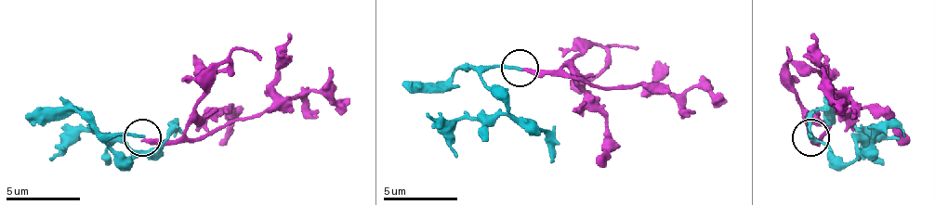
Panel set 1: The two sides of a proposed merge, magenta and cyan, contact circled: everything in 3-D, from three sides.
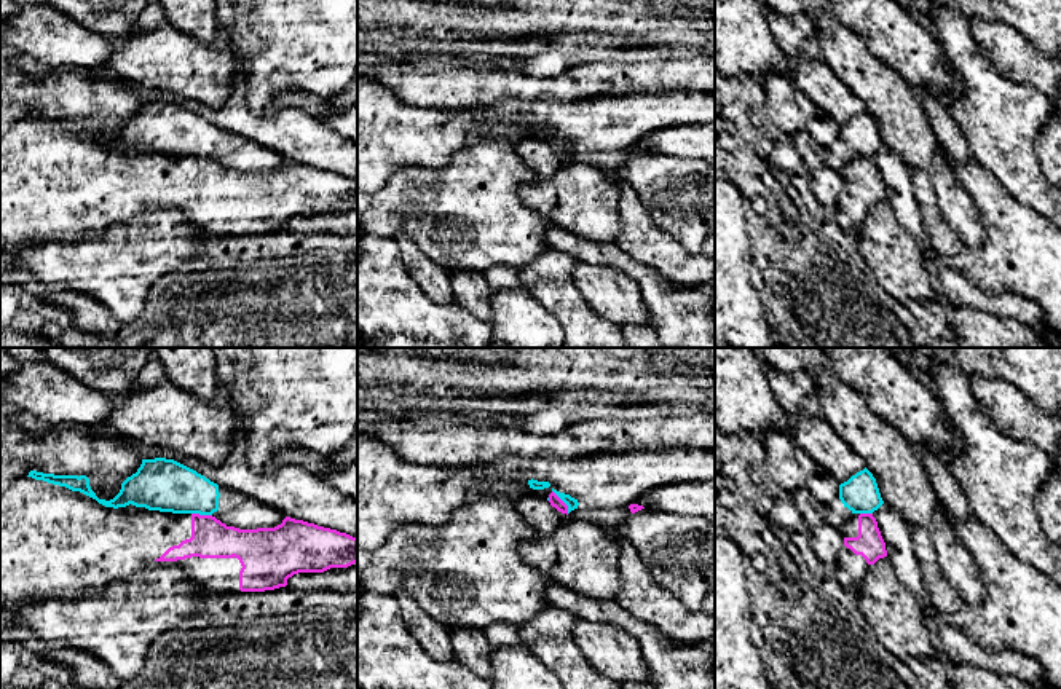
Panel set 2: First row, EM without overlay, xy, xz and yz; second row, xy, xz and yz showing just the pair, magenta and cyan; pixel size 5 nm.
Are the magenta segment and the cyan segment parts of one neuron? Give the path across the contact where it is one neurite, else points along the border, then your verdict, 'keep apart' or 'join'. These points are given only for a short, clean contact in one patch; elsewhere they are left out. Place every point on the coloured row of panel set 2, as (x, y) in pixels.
border along xz (552, 490), (567, 506), (568, 512); keep apart

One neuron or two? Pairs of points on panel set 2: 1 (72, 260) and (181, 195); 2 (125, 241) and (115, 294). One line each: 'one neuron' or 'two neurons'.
1: two neurons
2: one neuron

